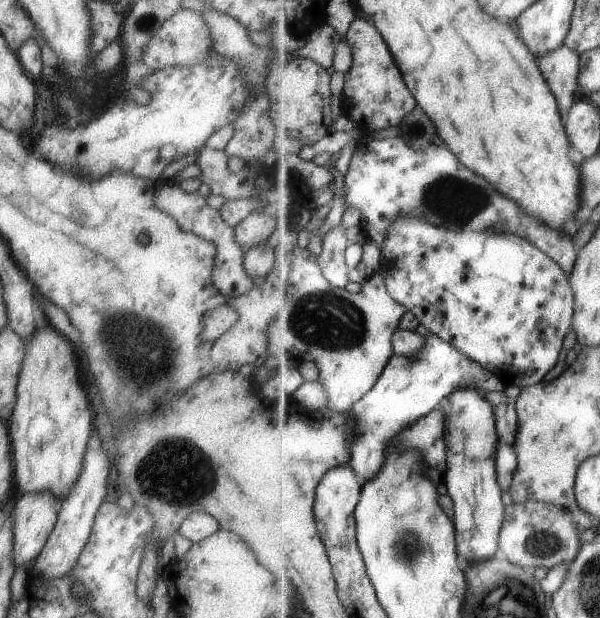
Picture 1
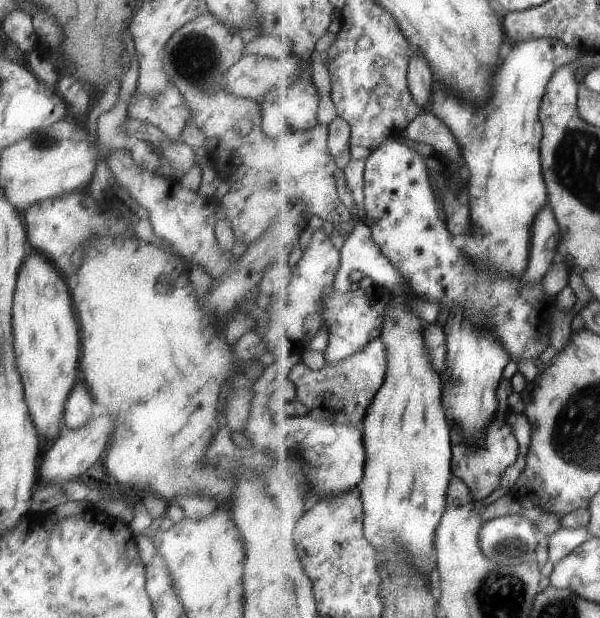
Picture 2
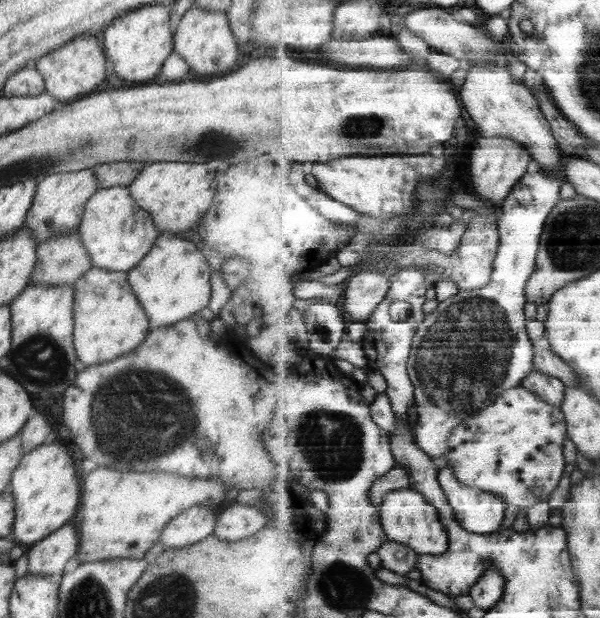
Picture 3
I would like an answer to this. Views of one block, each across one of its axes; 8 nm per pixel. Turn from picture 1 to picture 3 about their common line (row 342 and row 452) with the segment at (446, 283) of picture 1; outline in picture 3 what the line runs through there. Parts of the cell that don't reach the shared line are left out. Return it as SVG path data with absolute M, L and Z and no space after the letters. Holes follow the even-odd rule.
M518 386L503 391L495 404L480 409L473 419L457 425L449 439L450 452L446 454L445 460L461 484L479 487L482 491L499 495L508 504L528 509L538 502L549 502L551 494L559 486L567 464L563 456L565 439L568 439L568 422L562 408L549 404L528 388Z

